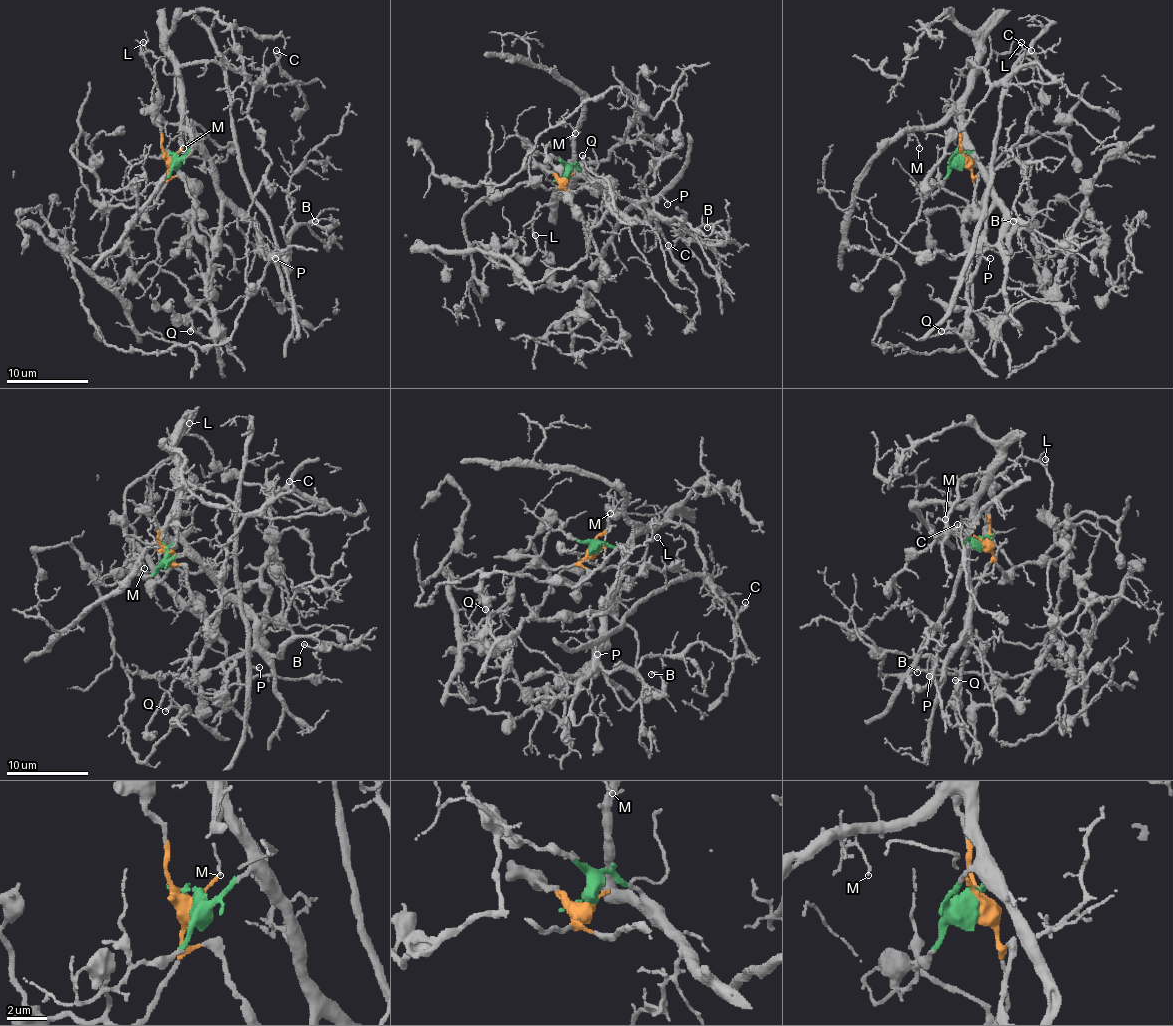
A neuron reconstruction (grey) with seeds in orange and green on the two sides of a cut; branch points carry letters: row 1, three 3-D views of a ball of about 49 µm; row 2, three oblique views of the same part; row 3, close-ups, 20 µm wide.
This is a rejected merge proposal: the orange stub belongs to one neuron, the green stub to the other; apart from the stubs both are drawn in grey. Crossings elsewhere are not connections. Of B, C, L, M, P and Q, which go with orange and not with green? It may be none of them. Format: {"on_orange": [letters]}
{"on_orange": []}

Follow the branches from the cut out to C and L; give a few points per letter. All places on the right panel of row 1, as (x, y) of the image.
C: (963, 158), (951, 156), (961, 144), (970, 62), (980, 66), (992, 82), (998, 82), (1033, 62), (1031, 50)
L: (963, 158), (951, 156), (961, 144), (965, 89), (992, 52), (1017, 54), (1021, 41)

